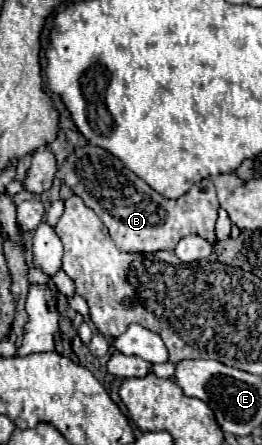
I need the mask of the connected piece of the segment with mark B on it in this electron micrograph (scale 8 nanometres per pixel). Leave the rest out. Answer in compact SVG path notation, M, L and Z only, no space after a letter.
M94 144L76 148L60 166L60 178L84 200L88 208L98 214L122 252L172 252L178 240L192 234L202 236L210 244L216 242L214 224L218 216L218 198L214 184L208 178L194 184L184 196L166 200L132 170L128 170L116 156Z

